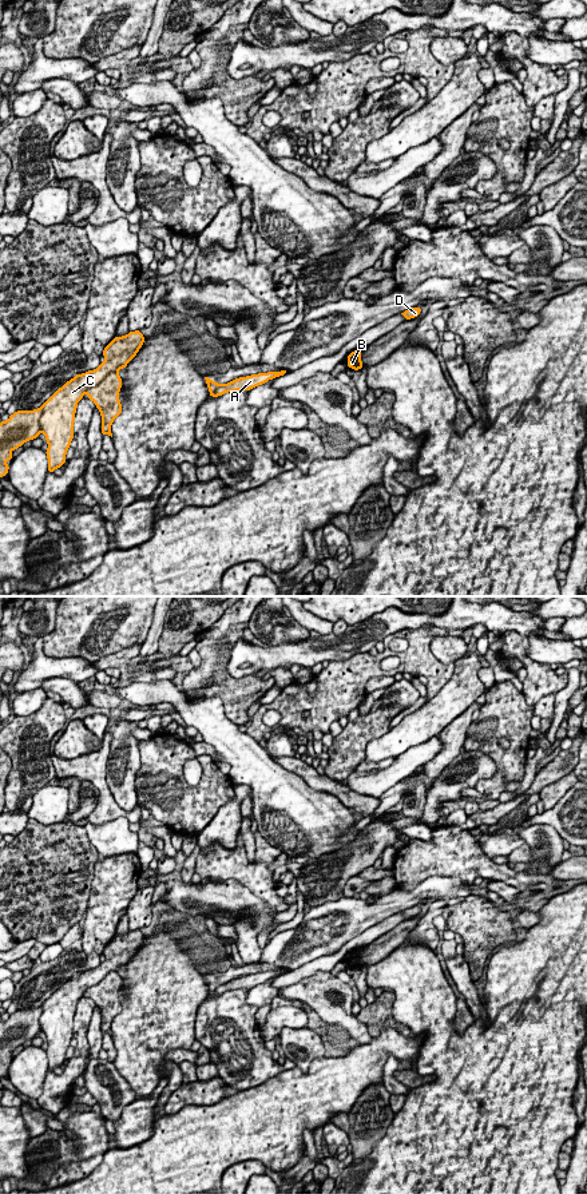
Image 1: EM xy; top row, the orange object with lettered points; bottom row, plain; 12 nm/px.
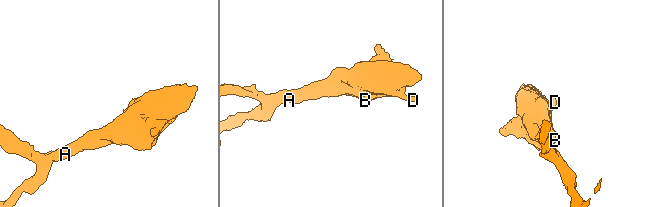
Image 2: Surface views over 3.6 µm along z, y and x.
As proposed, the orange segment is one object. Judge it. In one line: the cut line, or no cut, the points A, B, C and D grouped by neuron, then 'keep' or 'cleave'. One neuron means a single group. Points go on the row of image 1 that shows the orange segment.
xy (115, 372), (107, 373), (84, 391) | A B D / C | cleave

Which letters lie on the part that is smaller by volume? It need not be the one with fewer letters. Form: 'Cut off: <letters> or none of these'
Cut off: A, B, D

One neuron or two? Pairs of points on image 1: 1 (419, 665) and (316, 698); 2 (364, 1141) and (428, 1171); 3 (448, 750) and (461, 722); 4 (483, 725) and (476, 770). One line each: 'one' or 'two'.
1: one
2: two
3: one
4: two

